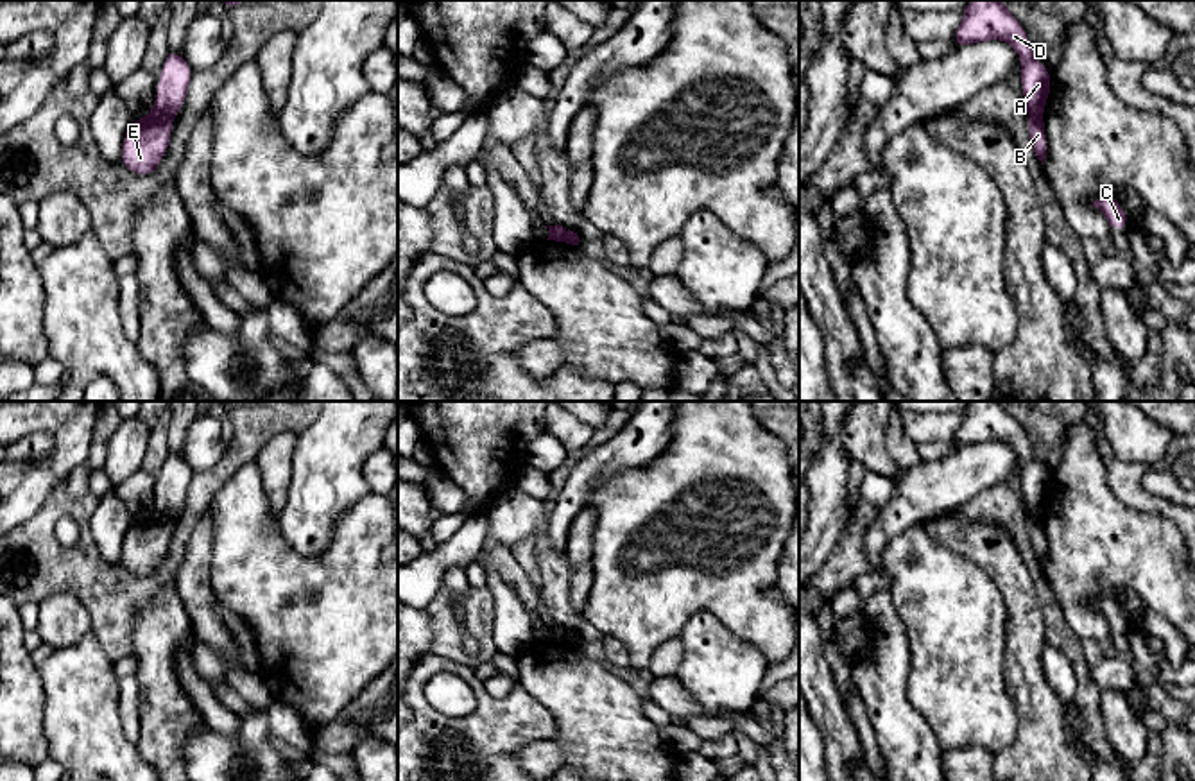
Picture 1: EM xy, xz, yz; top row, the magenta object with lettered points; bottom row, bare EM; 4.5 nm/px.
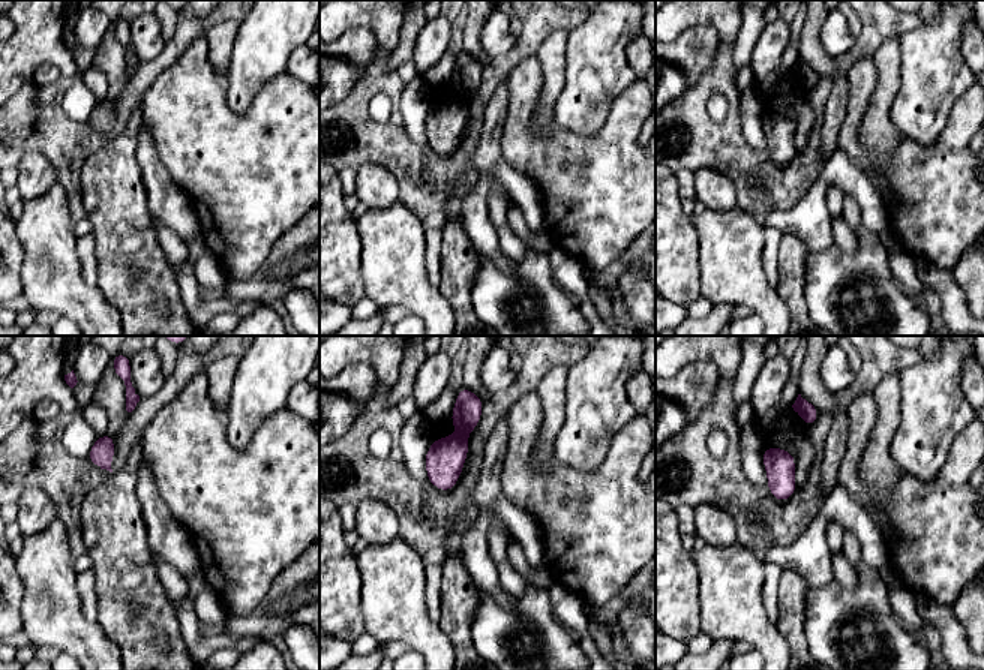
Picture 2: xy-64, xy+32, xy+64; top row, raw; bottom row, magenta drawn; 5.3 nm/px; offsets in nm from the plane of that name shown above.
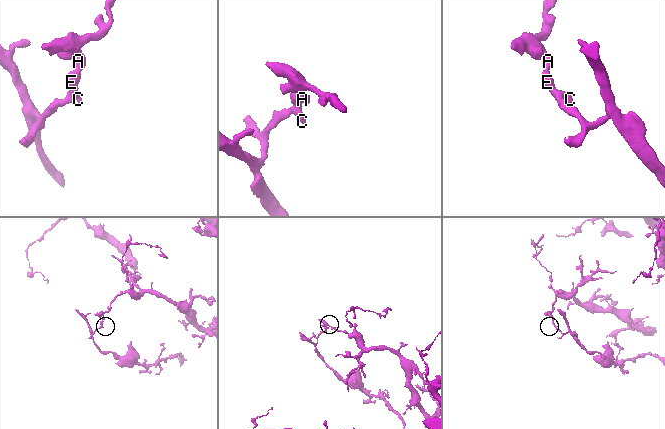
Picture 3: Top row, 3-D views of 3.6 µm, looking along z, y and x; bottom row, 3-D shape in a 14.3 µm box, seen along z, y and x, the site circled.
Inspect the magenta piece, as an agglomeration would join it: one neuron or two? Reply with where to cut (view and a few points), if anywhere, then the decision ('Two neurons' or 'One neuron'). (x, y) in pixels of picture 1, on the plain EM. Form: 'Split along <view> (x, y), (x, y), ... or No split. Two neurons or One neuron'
Split along xy (154, 513), (165, 514), (171, 520). Two neurons

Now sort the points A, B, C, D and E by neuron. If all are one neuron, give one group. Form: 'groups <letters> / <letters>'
groups A D / B C E

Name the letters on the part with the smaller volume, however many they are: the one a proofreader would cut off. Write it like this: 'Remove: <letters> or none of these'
Remove: B, C, E

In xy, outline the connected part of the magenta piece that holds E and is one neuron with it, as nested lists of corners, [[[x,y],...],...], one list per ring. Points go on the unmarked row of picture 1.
[[[150,514],[133,521],[122,541],[120,562],[138,577],[150,577],[168,552],[172,519]]]

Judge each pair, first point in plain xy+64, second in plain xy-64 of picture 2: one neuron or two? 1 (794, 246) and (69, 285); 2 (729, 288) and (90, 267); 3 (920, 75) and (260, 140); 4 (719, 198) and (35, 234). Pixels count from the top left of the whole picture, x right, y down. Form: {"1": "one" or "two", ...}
{"1": "two", "2": "two", "3": "two", "4": "two"}

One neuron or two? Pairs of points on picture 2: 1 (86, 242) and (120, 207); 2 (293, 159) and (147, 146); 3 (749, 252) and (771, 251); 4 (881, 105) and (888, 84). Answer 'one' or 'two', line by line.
1: two
2: two
3: two
4: one

